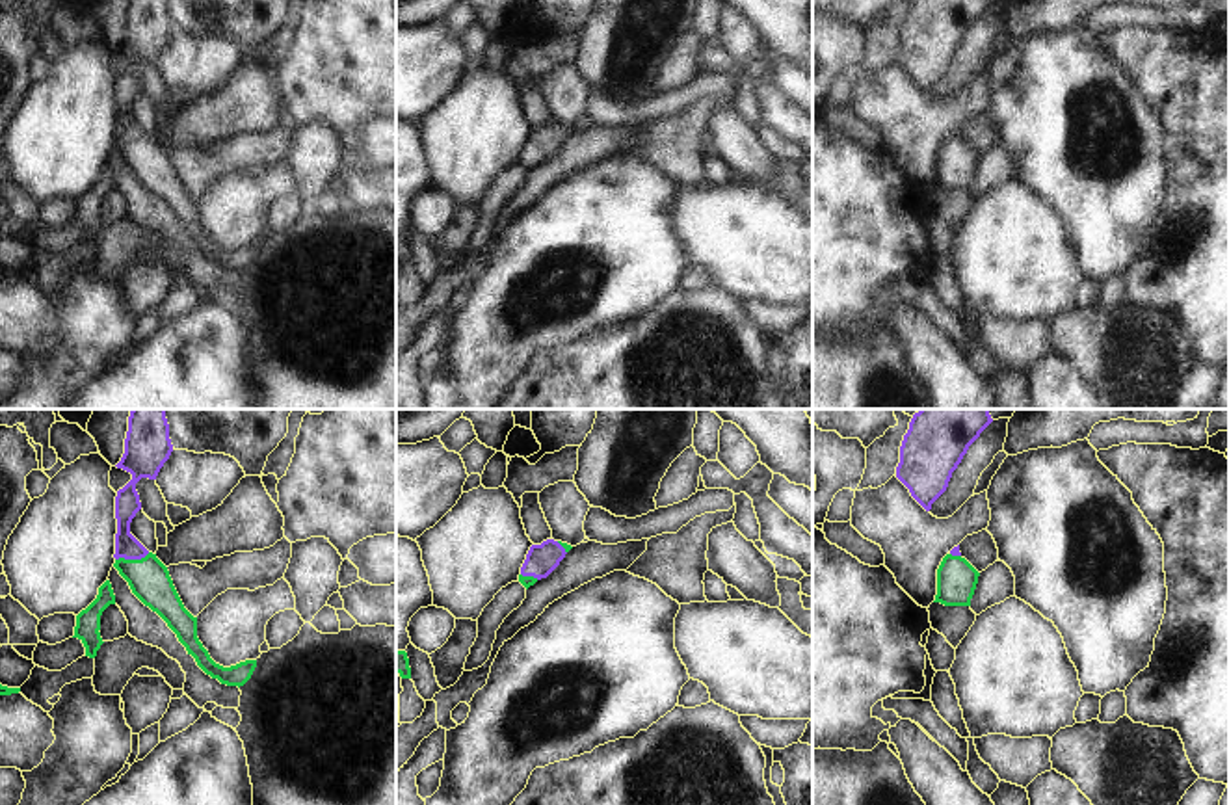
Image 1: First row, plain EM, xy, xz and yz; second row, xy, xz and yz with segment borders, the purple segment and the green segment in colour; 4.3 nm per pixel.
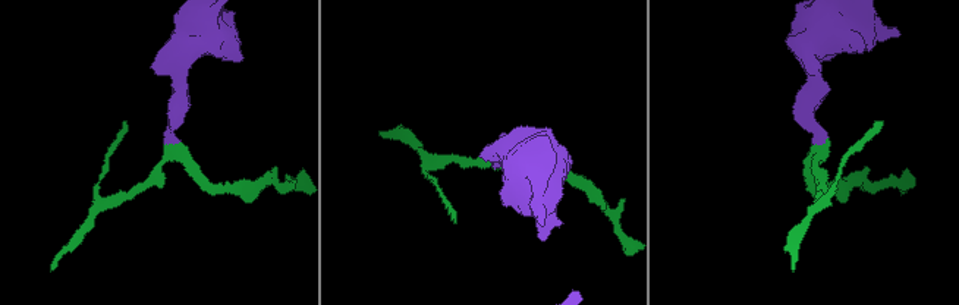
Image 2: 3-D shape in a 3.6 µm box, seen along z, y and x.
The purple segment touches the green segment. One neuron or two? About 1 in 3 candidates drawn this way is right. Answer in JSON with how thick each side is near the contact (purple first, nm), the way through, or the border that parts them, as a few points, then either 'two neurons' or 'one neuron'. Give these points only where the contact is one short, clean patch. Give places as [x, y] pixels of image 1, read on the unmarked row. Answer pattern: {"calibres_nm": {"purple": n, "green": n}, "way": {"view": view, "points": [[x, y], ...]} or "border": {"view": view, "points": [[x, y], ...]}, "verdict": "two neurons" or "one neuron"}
{"calibres_nm": {"purple": 110, "green": 180}, "way": {"view": "xy", "points": [[127, 86], [123, 123], [132, 142], [149, 162]]}, "verdict": "one neuron"}

